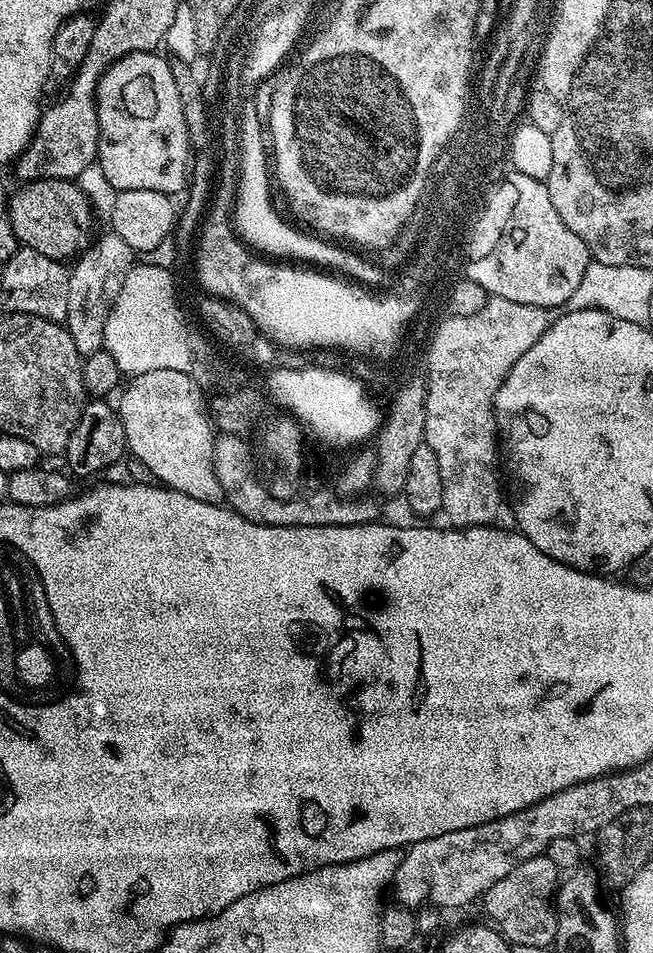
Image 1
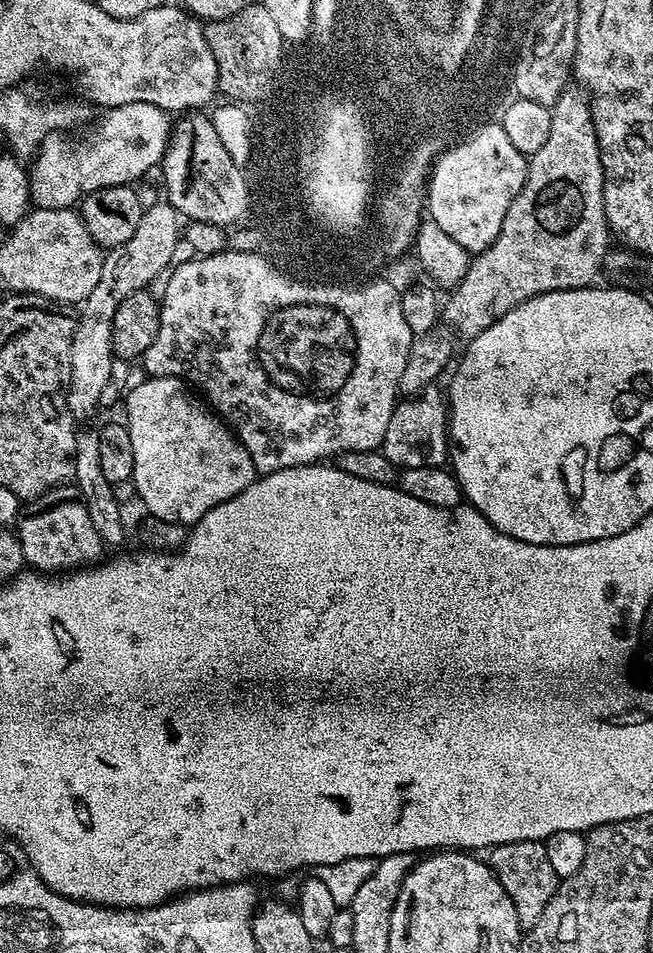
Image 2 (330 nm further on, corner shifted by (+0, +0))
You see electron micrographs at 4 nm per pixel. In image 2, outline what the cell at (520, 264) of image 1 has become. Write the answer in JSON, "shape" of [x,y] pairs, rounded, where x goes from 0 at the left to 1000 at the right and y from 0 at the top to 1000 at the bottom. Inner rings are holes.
{"shape":[[[749,132],[729,144],[729,147],[714,151],[703,158],[692,159],[692,163],[680,165],[668,188],[654,196],[652,218],[655,222],[662,221],[657,222],[660,231],[677,237],[677,241],[683,241],[683,246],[689,246],[689,250],[695,250],[701,258],[712,260],[718,267],[734,267],[746,262],[763,250],[769,233],[775,229],[775,220],[781,220],[781,212],[802,198],[802,189],[807,186],[809,168],[802,161],[790,156],[787,149],[781,149],[772,133]],[[723,204],[726,210],[732,210],[732,220],[726,218],[726,225],[723,225]]]}

